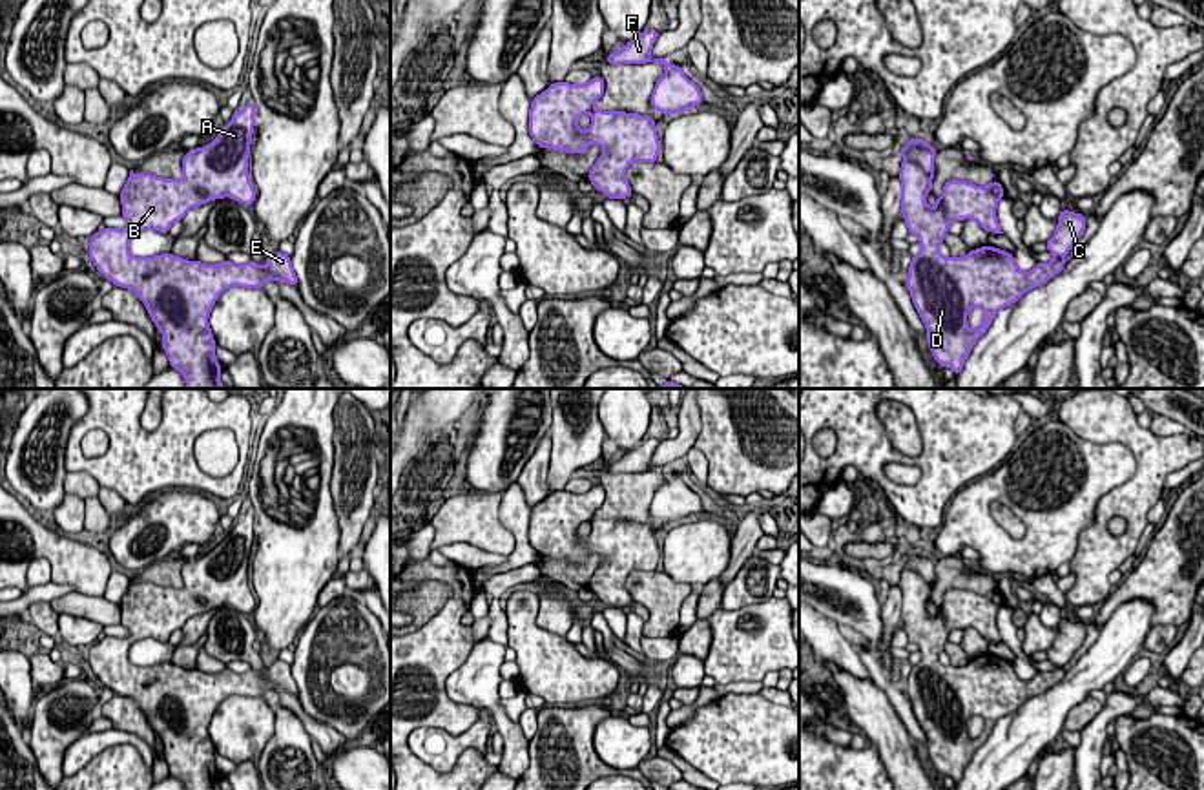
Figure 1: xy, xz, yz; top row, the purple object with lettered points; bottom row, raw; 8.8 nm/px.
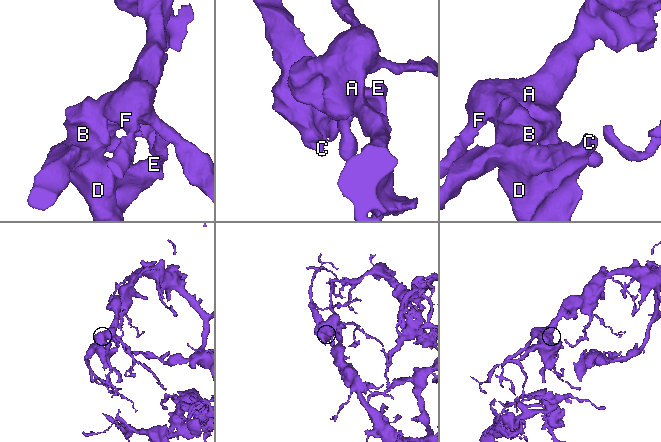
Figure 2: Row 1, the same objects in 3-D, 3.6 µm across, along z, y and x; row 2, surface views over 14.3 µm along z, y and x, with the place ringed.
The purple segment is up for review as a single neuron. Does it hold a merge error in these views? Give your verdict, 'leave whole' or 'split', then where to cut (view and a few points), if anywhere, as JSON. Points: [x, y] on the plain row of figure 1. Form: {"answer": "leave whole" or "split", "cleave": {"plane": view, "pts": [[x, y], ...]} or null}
{"answer": "leave whole", "cleave": null}

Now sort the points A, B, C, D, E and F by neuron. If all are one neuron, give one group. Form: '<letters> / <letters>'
A B C D E F

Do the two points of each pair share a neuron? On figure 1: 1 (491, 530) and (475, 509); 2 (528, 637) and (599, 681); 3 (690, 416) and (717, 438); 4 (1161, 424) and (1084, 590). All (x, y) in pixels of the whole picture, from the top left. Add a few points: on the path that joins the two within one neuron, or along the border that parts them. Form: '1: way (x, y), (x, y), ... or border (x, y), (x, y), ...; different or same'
1: way (486, 524), (477, 515); same
2: way (546, 655), (570, 679), (581, 679); same
3: border (699, 407), (701, 433), (692, 446); different
4: border (1150, 429), (1157, 435), (1179, 435), (1184, 431); different

